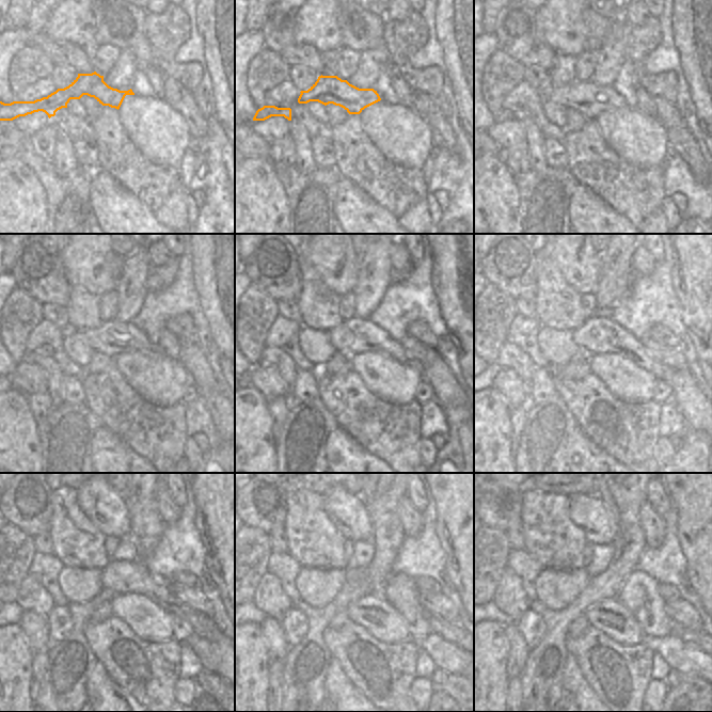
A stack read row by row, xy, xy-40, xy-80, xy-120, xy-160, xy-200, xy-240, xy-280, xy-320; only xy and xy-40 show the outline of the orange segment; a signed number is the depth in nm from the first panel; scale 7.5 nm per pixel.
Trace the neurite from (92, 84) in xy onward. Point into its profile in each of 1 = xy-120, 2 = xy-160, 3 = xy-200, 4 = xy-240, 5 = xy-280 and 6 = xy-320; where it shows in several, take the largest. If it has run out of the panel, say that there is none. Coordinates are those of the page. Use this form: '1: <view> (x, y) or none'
1: xy-120 (112, 337)
2: xy-160 (356, 335)
3: xy-200 (598, 334)
4: xy-240 (122, 576)
5: xy-280 (452, 632)
6: xy-320 (691, 637)

